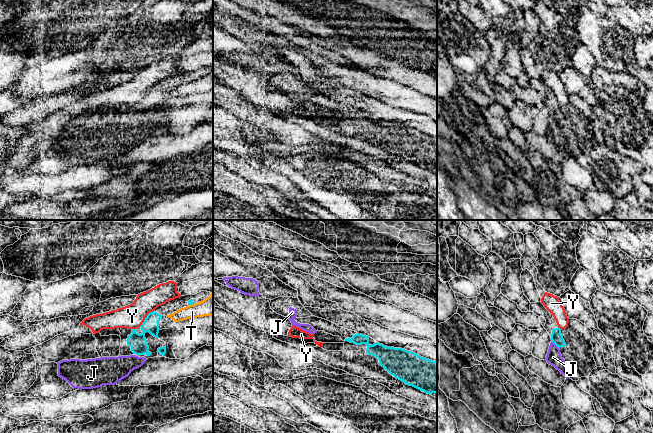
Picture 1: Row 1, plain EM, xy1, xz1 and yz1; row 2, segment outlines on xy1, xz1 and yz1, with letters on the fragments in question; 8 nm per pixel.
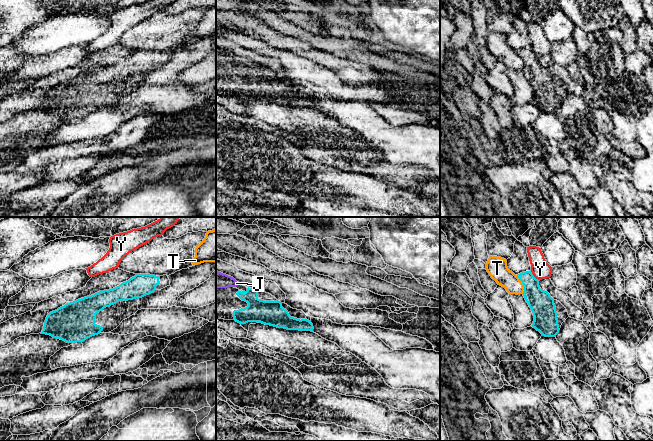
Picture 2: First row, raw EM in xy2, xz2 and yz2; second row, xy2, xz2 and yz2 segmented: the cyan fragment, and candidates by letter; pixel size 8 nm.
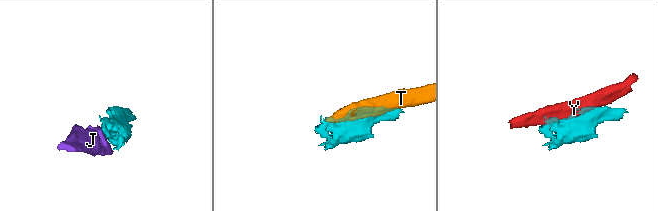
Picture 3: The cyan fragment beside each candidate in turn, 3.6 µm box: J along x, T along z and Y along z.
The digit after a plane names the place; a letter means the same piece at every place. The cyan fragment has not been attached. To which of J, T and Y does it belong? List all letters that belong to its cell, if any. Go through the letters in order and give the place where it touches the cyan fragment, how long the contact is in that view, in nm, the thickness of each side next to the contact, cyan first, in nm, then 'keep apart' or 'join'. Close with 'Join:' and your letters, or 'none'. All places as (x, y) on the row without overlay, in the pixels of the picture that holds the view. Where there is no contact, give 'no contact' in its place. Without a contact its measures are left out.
J: yz1 (555, 120) | 90 nm | 90/120 nm | join
T: yz2 (522, 59) | 160 nm | 190/160 nm | keep apart
Y: xy1 (145, 94) | 180 nm | 140/190 nm | keep apart
Join: J

